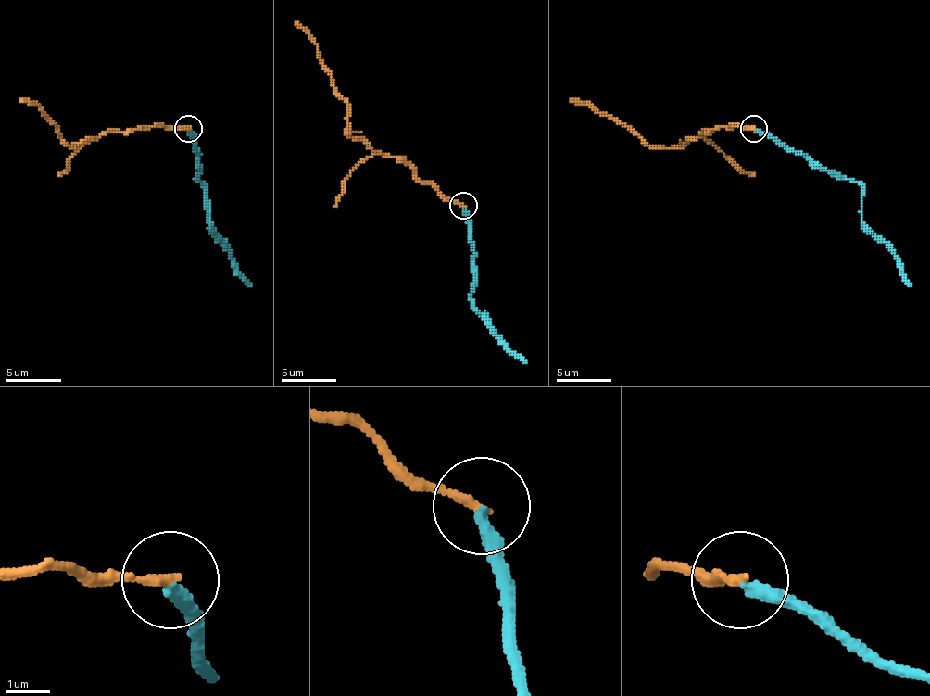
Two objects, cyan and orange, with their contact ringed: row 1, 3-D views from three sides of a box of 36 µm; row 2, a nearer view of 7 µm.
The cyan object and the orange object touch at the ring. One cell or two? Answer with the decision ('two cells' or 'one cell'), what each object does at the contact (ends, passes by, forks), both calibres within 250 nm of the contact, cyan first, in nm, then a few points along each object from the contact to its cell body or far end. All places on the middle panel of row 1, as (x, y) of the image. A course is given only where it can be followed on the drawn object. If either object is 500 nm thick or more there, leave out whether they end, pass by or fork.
two cells; cyan ends; orange ends; calibres 320 and 200 nm; course cyan (463, 206), (473, 247), (473, 305), (498, 338), (526, 362); course orange (463, 206), (446, 200), (394, 157), (375, 154), (350, 134), (347, 105), (333, 91), (317, 44), (295, 22)

